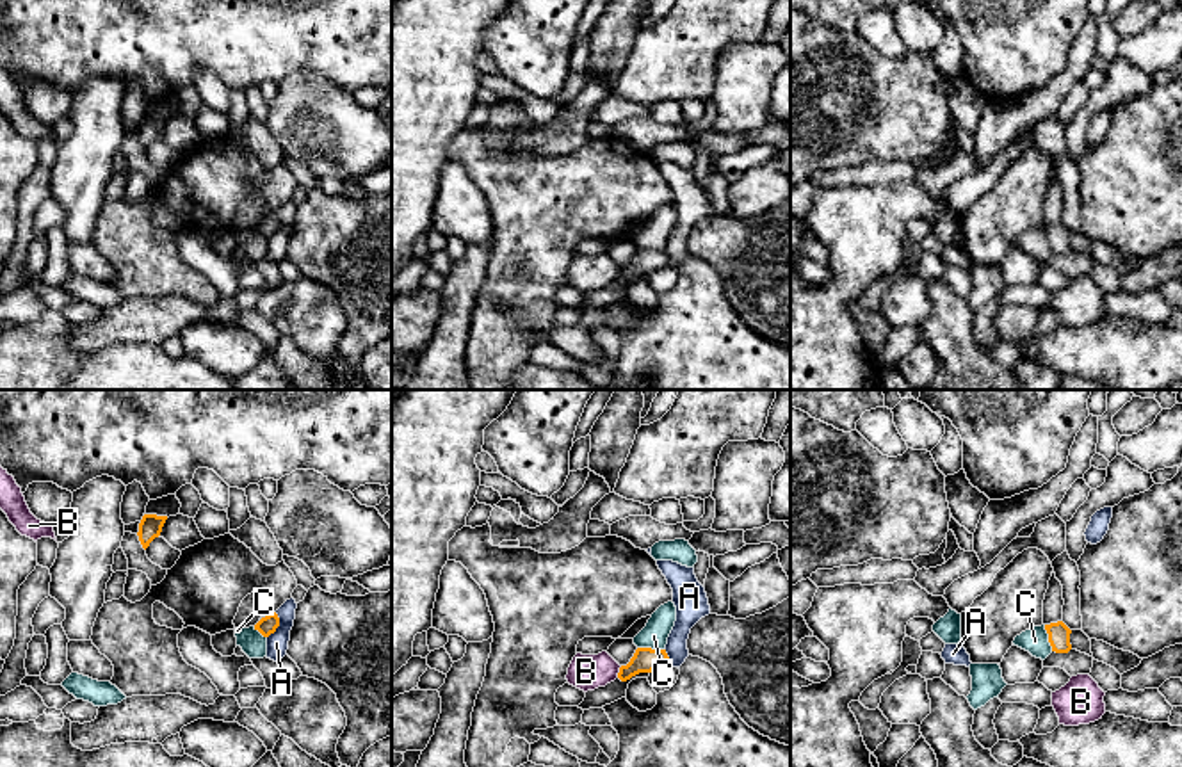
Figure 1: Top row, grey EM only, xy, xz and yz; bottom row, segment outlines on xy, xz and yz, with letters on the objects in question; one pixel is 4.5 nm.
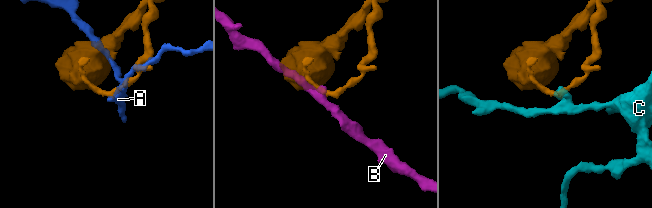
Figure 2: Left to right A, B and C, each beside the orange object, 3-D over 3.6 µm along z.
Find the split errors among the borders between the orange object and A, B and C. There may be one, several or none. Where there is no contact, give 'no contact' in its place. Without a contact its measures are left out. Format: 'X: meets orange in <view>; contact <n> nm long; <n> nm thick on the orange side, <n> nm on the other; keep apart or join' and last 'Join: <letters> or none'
A: meets orange in xy; contact 130 nm long; 90 nm thick on the orange side, 100 nm on the other; keep apart
B: meets orange in xz; contact 60 nm long; 110 nm thick on the orange side, 160 nm on the other; keep apart
C: meets orange in xz; contact 120 nm long; 110 nm thick on the orange side, 120 nm on the other; keep apart
Join: none

